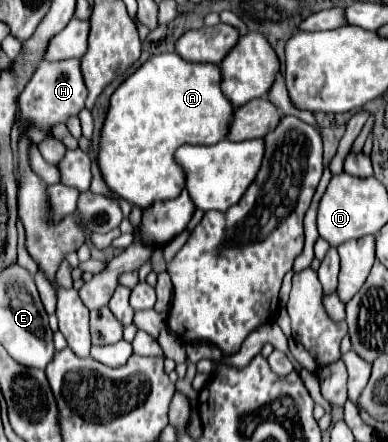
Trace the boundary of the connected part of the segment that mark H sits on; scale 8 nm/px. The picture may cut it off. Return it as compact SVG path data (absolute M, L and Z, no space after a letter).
M66 59L66 61L58 61L58 63L42 61L18 97L20 109L22 109L22 119L26 119L26 117L32 119L34 127L40 127L40 129L52 127L58 121L64 123L68 115L78 115L80 109L84 109L86 95L88 95L88 91L86 91L82 73L80 73L78 59Z

